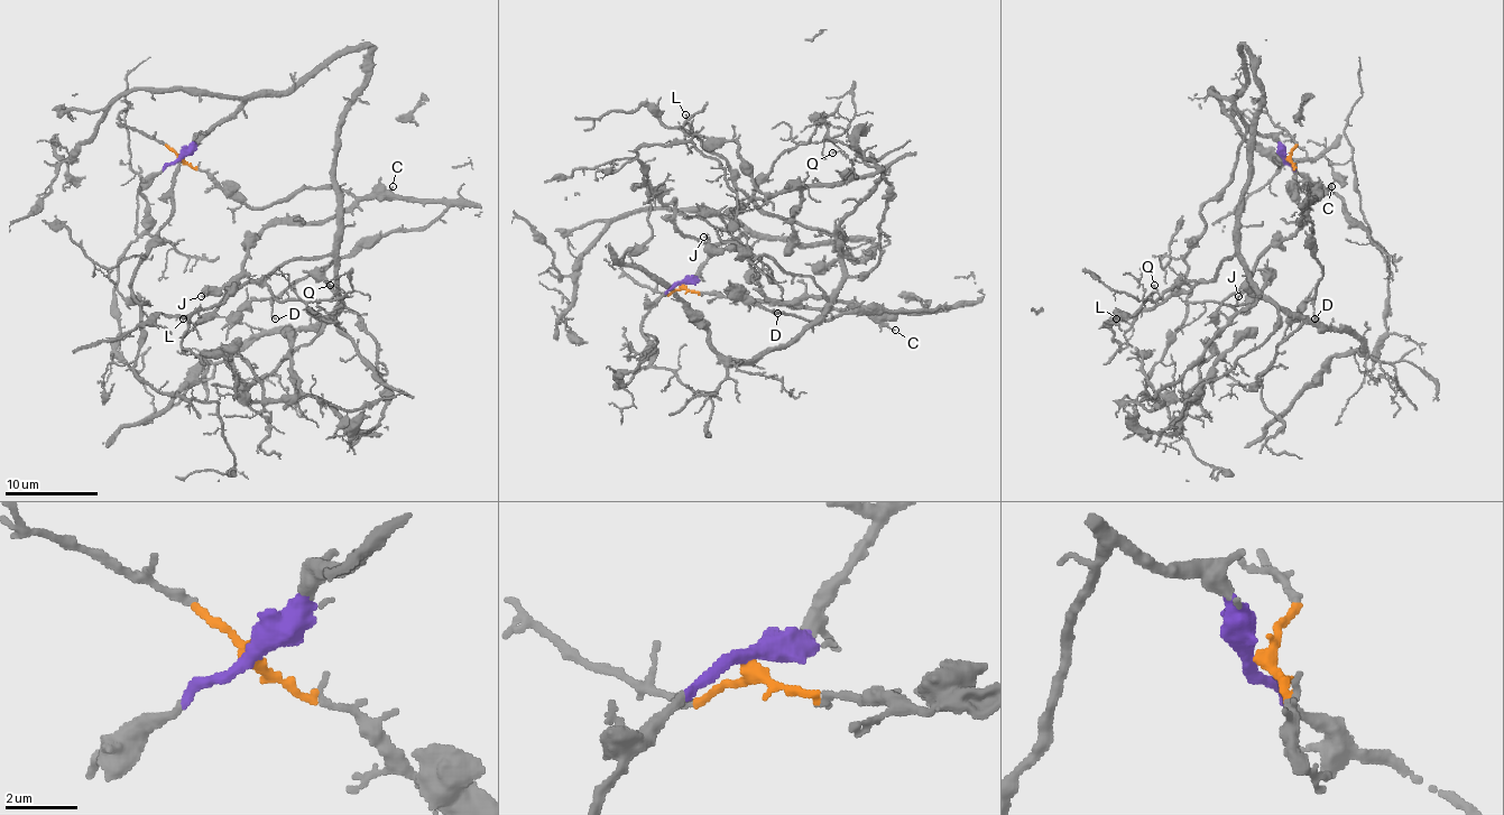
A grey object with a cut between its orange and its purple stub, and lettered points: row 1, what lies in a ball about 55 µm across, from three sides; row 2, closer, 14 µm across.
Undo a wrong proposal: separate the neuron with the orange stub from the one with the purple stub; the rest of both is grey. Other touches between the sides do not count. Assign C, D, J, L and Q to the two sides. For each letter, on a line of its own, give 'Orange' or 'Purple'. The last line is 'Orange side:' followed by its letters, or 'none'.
C: Orange
D: Orange
J: Orange
L: Purple
Q: Purple
Orange side: C, D, J

